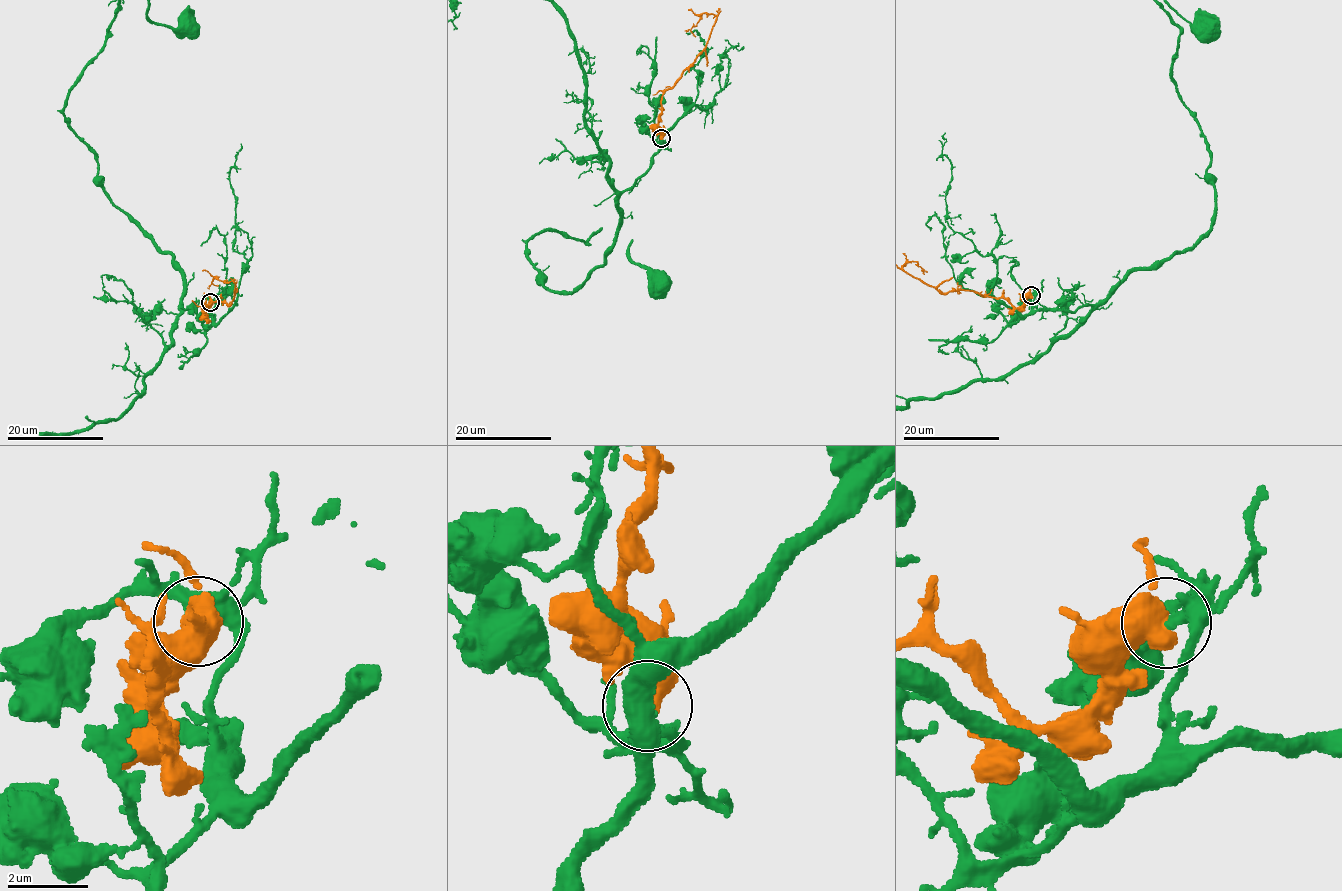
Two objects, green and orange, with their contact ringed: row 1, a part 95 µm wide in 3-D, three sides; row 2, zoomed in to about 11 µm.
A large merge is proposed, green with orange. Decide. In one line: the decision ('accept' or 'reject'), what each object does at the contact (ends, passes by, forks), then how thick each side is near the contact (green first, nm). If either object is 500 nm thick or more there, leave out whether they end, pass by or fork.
accept; calibres 380 and 550 nm

